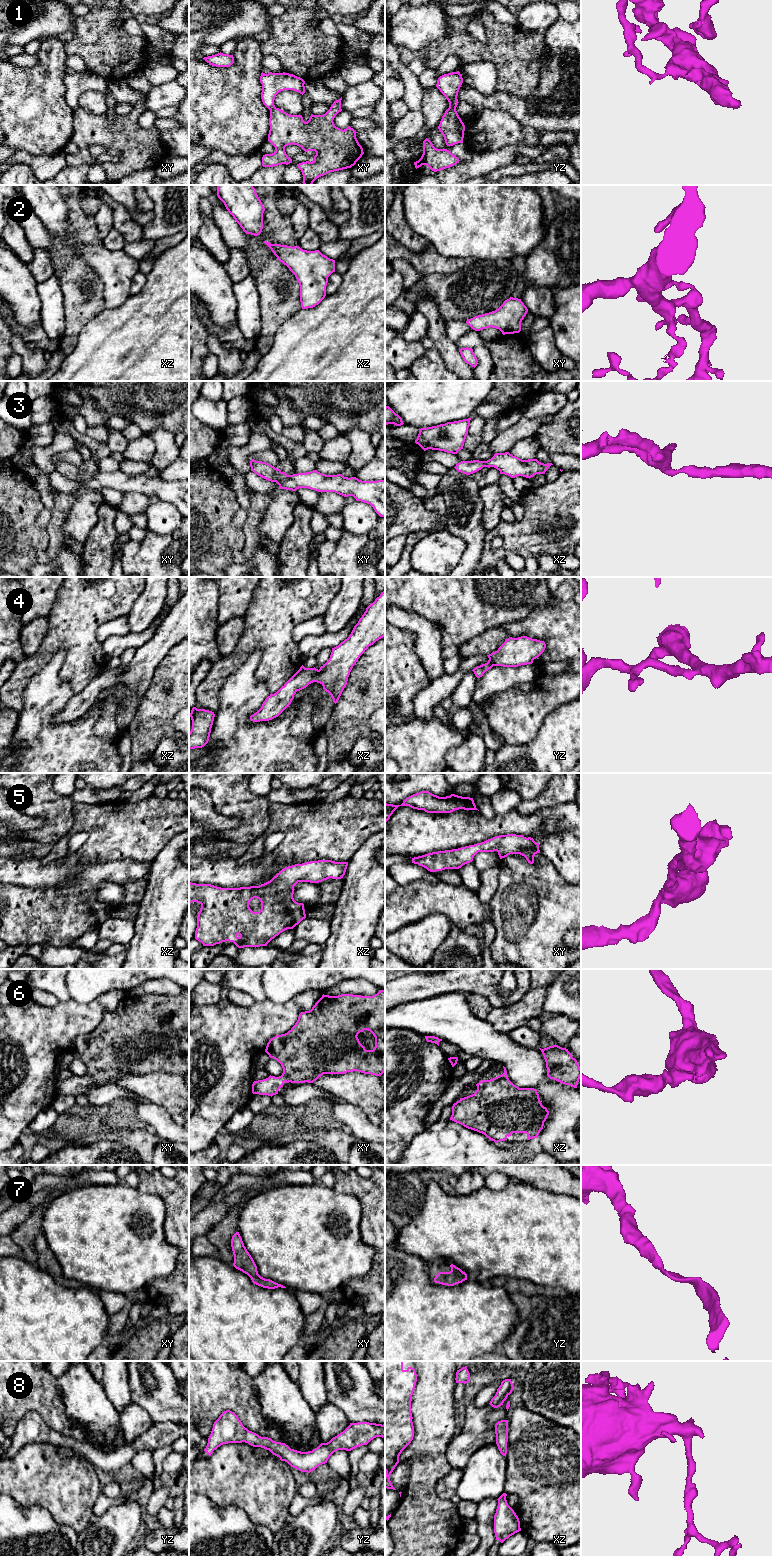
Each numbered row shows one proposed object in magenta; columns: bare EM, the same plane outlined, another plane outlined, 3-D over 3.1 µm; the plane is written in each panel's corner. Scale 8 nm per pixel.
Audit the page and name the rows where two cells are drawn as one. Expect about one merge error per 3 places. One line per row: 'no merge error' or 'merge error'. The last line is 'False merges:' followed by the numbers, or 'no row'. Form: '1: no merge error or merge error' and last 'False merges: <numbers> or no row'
1: merge error
2: no merge error
3: no merge error
4: no merge error
5: no merge error
6: no merge error
7: no merge error
8: no merge error
False merges: 1

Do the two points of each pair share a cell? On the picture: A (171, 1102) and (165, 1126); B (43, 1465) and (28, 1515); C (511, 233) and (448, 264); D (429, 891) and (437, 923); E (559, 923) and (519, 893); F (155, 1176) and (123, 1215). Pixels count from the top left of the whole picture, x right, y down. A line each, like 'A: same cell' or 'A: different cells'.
A: different cells
B: different cells
C: different cells
D: different cells
E: same cell
F: different cells

